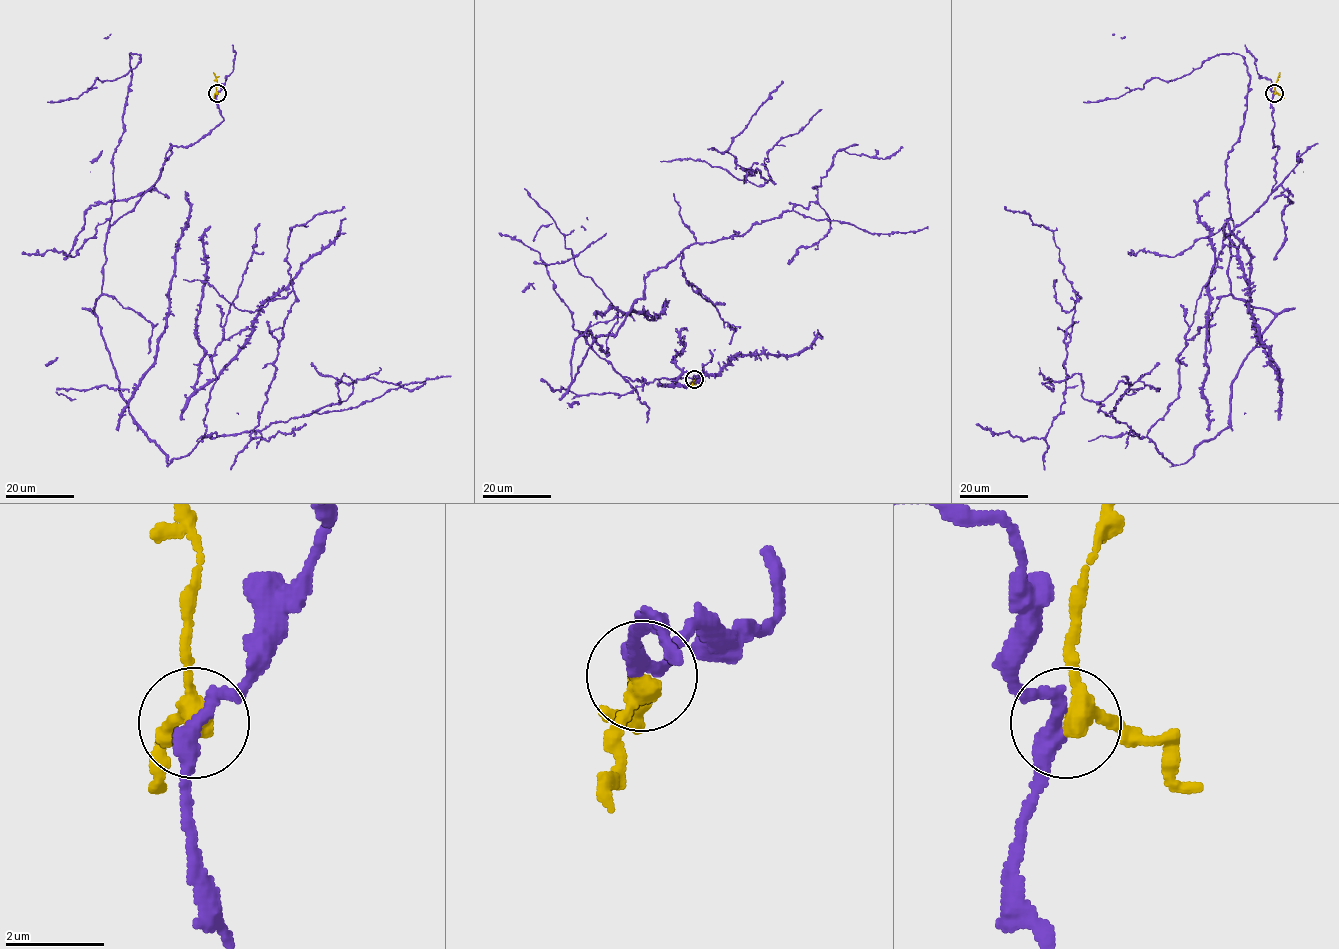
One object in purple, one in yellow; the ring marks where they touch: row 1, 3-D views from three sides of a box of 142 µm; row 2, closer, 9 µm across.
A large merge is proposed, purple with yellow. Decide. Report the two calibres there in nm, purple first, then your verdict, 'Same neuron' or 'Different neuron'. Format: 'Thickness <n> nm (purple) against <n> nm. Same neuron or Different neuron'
Thickness 320 nm (purple) against 340 nm. Different neuron

